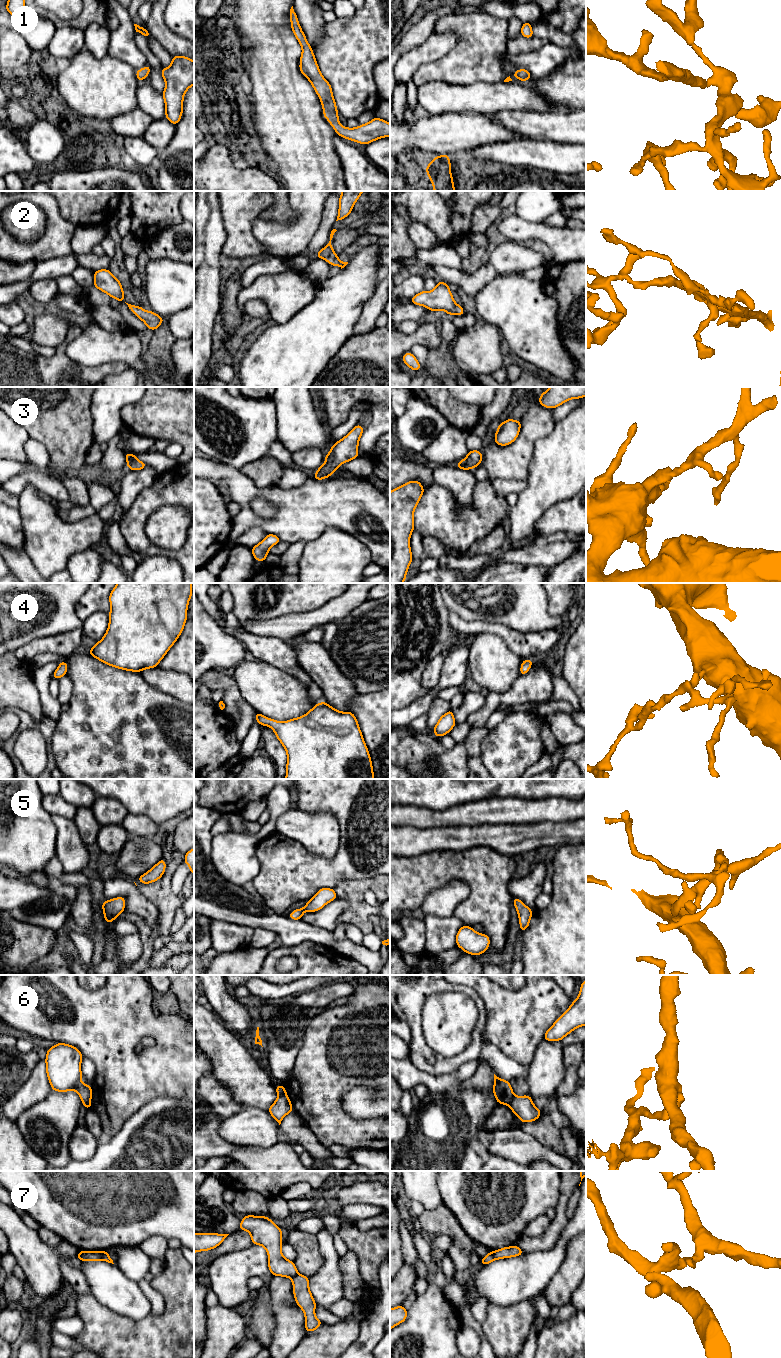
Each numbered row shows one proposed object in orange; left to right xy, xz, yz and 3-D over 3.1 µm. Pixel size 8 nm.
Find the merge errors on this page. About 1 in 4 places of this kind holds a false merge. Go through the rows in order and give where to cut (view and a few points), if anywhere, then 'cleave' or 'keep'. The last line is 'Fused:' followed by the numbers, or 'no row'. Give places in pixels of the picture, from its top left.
1: cut none; keep
2: cut none; keep
3: cut none; keep
4: cut none; keep
5: cut none; keep
6: cut yz (514, 1096), (508, 1105); cleave
7: cut xy (98, 1252), (101, 1259); cleave
Fused: 6, 7

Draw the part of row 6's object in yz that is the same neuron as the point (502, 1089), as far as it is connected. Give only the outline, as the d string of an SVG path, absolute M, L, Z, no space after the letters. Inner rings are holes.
M495 1074L492 1092L496 1097L496 1102L500 1104L509 1105L514 1098L514 1092L512 1090L510 1082L500 1079Z

